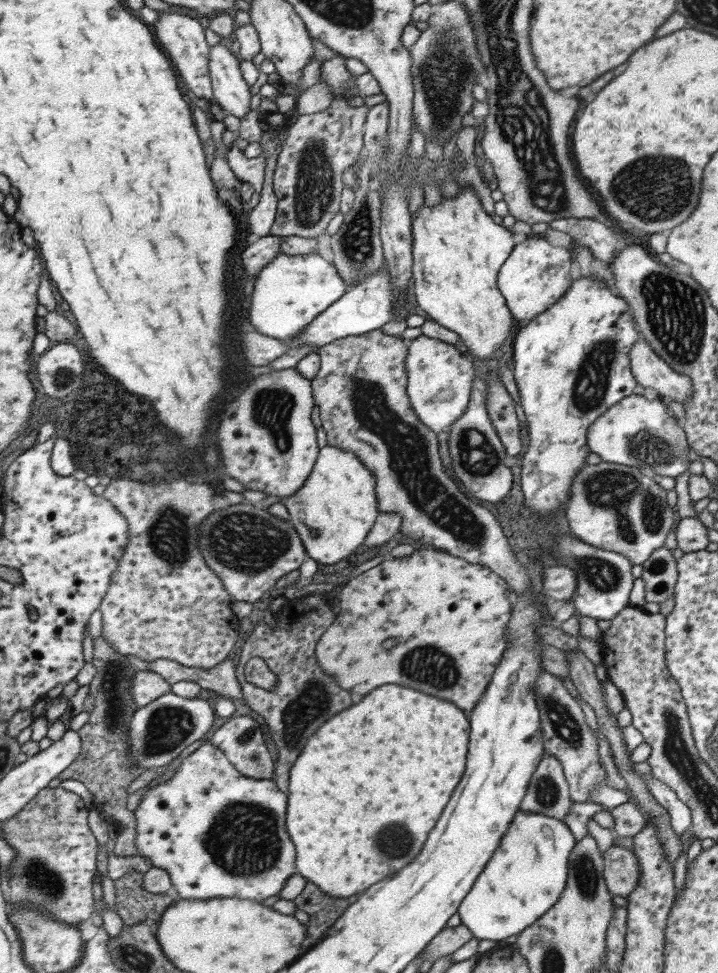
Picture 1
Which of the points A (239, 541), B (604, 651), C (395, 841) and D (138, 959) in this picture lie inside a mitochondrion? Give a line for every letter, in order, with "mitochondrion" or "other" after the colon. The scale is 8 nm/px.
A: mitochondrion
B: other
C: mitochondrion
D: mitochondrion

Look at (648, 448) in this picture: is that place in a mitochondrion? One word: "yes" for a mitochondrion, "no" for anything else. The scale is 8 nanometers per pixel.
yes

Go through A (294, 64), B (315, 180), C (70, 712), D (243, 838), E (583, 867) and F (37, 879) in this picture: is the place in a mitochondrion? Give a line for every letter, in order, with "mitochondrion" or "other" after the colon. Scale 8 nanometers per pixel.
A: other
B: mitochondrion
C: other
D: mitochondrion
E: mitochondrion
F: mitochondrion

